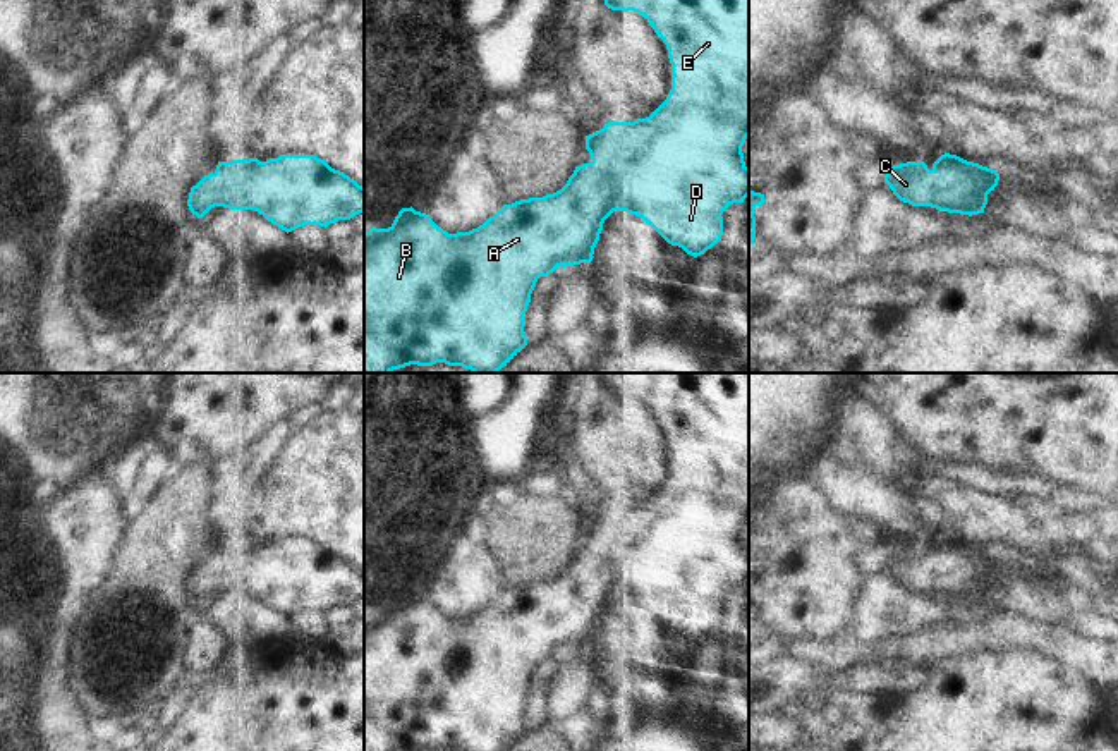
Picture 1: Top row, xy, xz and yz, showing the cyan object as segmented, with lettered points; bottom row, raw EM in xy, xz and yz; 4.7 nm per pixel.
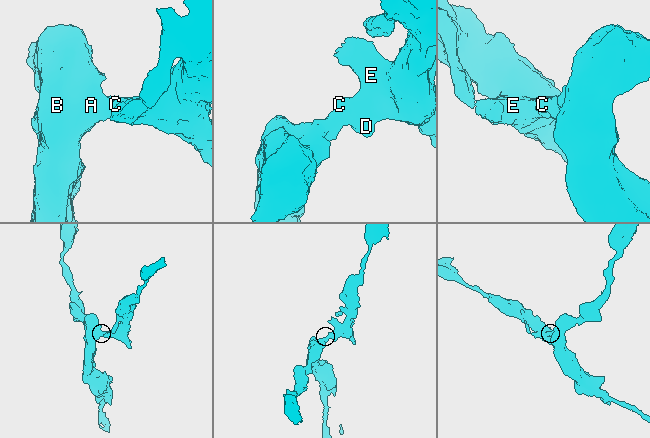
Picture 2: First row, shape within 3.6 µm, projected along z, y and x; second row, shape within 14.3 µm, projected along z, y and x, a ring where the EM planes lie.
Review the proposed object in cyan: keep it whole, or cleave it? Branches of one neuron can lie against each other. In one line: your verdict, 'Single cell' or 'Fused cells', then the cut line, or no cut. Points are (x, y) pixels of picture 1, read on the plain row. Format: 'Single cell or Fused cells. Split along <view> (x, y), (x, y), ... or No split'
Single cell. No split.

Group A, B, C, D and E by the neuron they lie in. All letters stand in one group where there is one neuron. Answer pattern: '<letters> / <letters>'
A B C D E

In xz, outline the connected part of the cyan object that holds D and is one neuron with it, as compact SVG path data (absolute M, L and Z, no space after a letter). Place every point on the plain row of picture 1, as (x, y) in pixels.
M603 373L605 390L611 395L634 395L642 400L663 424L671 449L671 474L666 485L646 504L634 507L608 507L603 514L586 521L586 534L591 546L575 552L567 569L543 583L520 584L503 589L483 610L469 617L448 619L429 600L402 593L388 614L371 612L364 617L364 751L507 751L526 730L526 696L539 662L548 662L558 651L591 648L605 605L613 596L627 596L641 601L668 629L682 632L697 643L711 634L723 620L723 596L733 588L744 588L749 581L749 553L744 546L742 531L749 522L749 373Z

